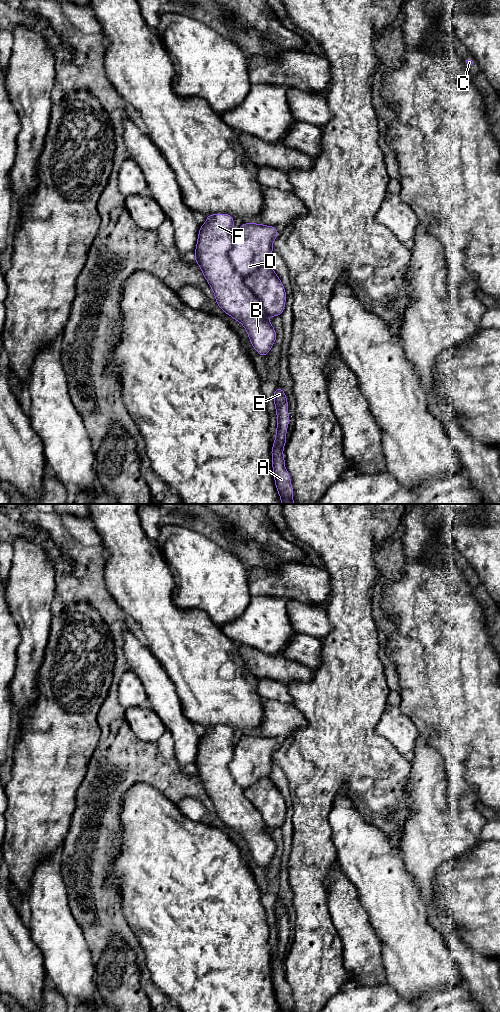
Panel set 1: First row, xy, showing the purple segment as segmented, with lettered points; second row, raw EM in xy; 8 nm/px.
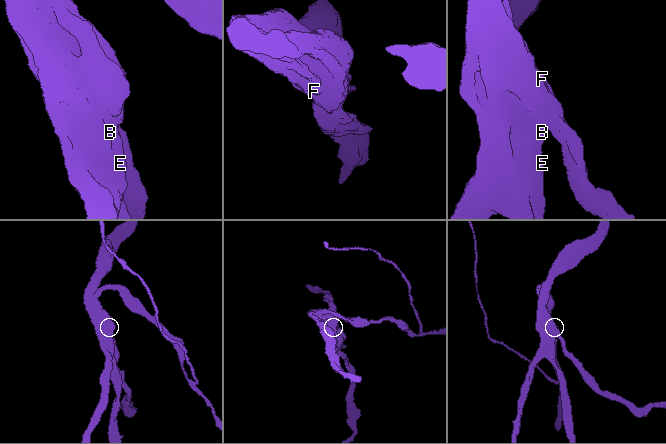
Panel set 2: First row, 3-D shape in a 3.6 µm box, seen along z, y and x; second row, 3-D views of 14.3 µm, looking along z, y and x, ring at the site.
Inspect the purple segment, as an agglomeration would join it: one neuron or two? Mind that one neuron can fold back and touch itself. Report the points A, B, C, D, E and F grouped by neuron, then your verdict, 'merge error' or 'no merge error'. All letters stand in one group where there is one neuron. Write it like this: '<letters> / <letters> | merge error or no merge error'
A B E F / C D | merge error

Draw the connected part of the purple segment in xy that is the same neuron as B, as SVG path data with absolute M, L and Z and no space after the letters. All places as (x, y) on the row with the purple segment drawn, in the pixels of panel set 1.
M226 213L206 216L206 222L200 225L194 260L213 290L216 304L245 328L255 351L267 356L277 338L276 331L267 319L267 315L256 296L245 283L245 278L234 268L229 252L234 244L234 218Z

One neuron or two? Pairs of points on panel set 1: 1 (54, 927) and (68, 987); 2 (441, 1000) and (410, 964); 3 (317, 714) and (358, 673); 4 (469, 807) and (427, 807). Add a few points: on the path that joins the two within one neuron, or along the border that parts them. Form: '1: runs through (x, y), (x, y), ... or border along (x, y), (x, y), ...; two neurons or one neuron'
1: runs through (62, 942), (68, 962), (68, 972); one neuron
2: border along (455, 983), (410, 998); two neurons
3: runs through (327, 704), (348, 683); one neuron
4: runs through (459, 815), (437, 815); one neuron

